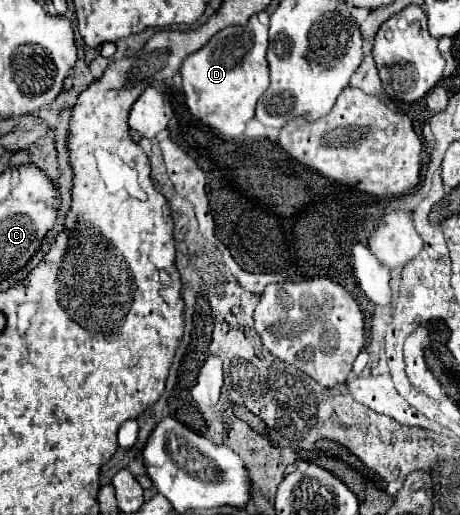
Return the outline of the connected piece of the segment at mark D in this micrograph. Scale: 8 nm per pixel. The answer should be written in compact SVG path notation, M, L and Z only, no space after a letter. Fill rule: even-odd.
M252 16L246 26L228 26L220 30L204 48L190 54L180 68L188 110L222 136L240 138L244 122L254 116L256 102L270 84L266 48L268 26L260 24L258 16ZM238 52L244 54L238 56Z

